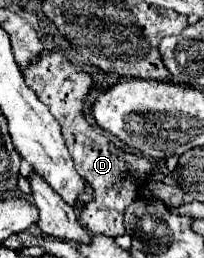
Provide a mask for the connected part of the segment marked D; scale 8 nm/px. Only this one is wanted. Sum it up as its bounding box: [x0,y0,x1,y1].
[23,51,151,237]

